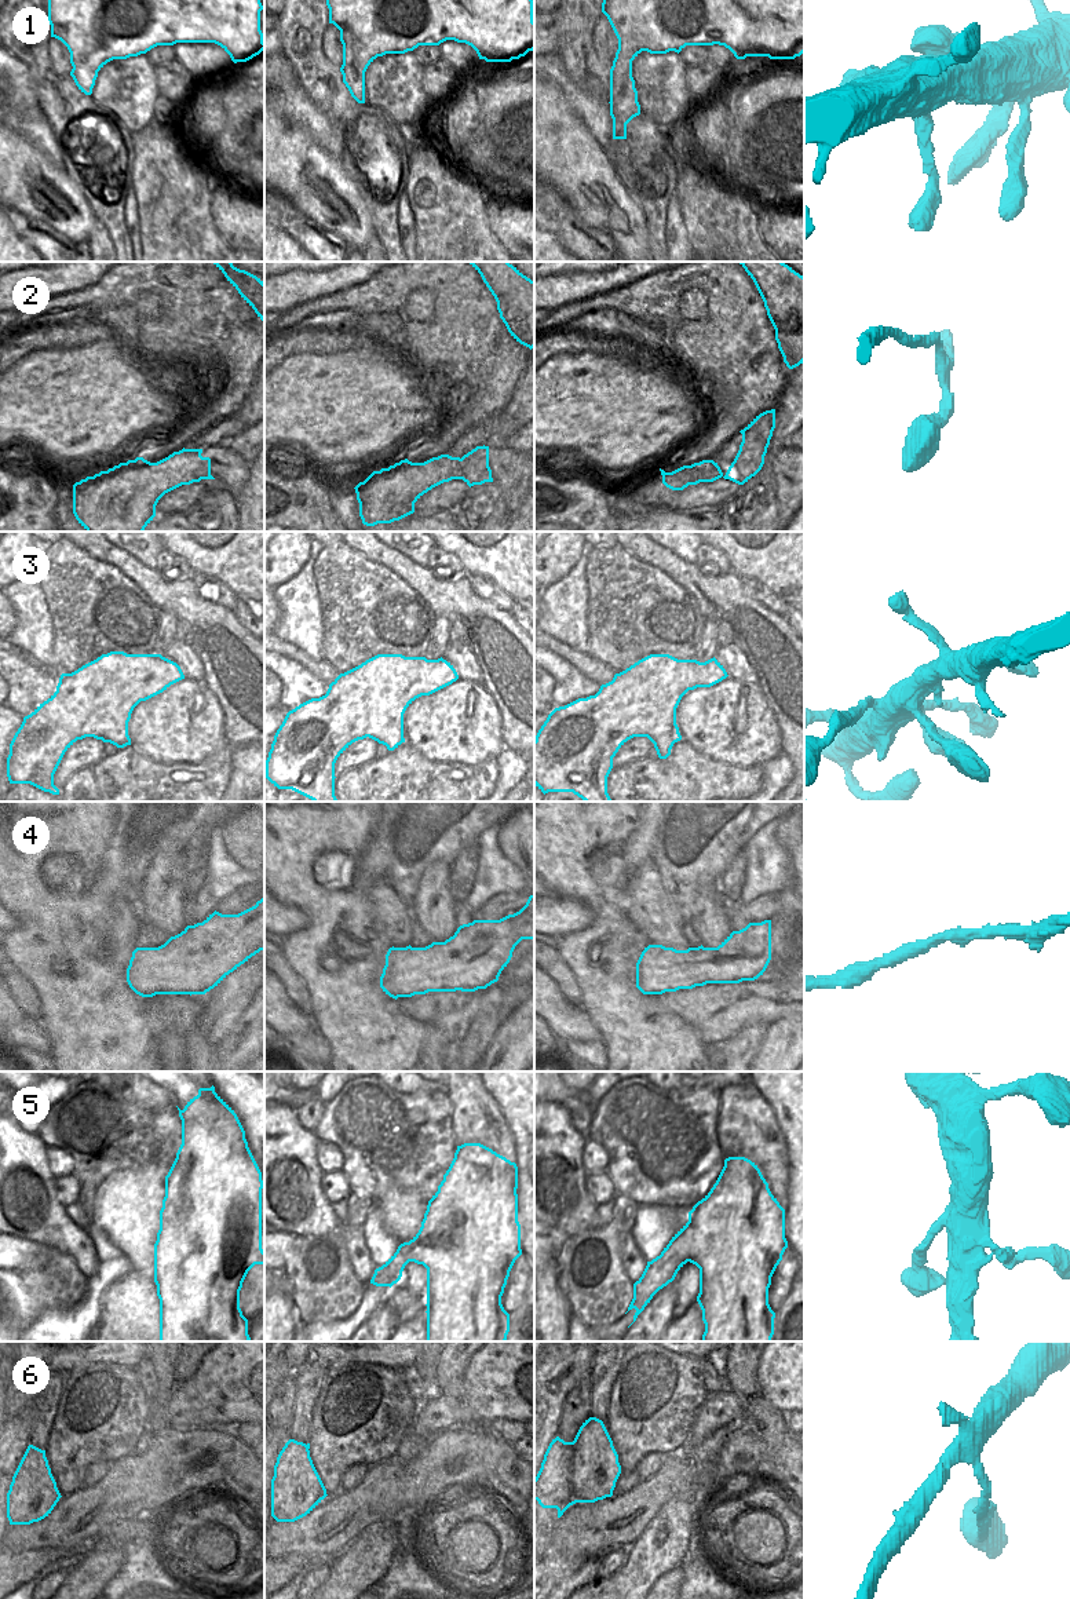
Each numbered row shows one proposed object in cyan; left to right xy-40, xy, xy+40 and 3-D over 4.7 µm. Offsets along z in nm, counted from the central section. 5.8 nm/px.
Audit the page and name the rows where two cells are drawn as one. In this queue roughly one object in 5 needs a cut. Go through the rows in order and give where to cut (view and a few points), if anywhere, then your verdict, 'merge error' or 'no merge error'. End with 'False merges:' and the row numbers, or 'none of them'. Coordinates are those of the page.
1: cut none; no merge error
2: cut none; no merge error
3: cut none; no merge error
4: cut none; no merge error
5: cut none; no merge error
6: cut none; no merge error
False merges: none of them

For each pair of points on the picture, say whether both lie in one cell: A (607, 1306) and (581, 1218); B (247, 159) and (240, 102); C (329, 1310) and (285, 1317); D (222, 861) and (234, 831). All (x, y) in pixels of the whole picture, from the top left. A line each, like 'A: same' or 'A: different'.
A: different
B: same
C: different
D: different

